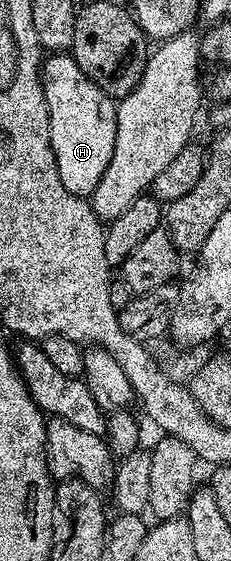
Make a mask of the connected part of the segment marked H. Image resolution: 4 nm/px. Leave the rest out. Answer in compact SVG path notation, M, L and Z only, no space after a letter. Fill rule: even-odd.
M68 52L54 53L41 62L41 86L49 108L49 138L59 167L59 179L71 195L89 199L115 151L117 105L75 63Z

